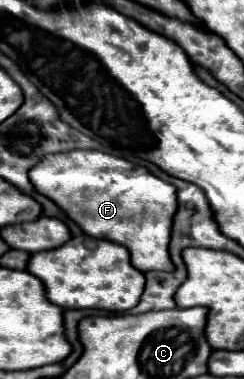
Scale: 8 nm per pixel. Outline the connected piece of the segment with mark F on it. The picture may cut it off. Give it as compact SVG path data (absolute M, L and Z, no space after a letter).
M66 151L46 155L30 171L38 193L52 199L86 235L128 247L132 265L140 271L172 271L168 255L172 217L178 209L176 187L142 165L102 151Z

